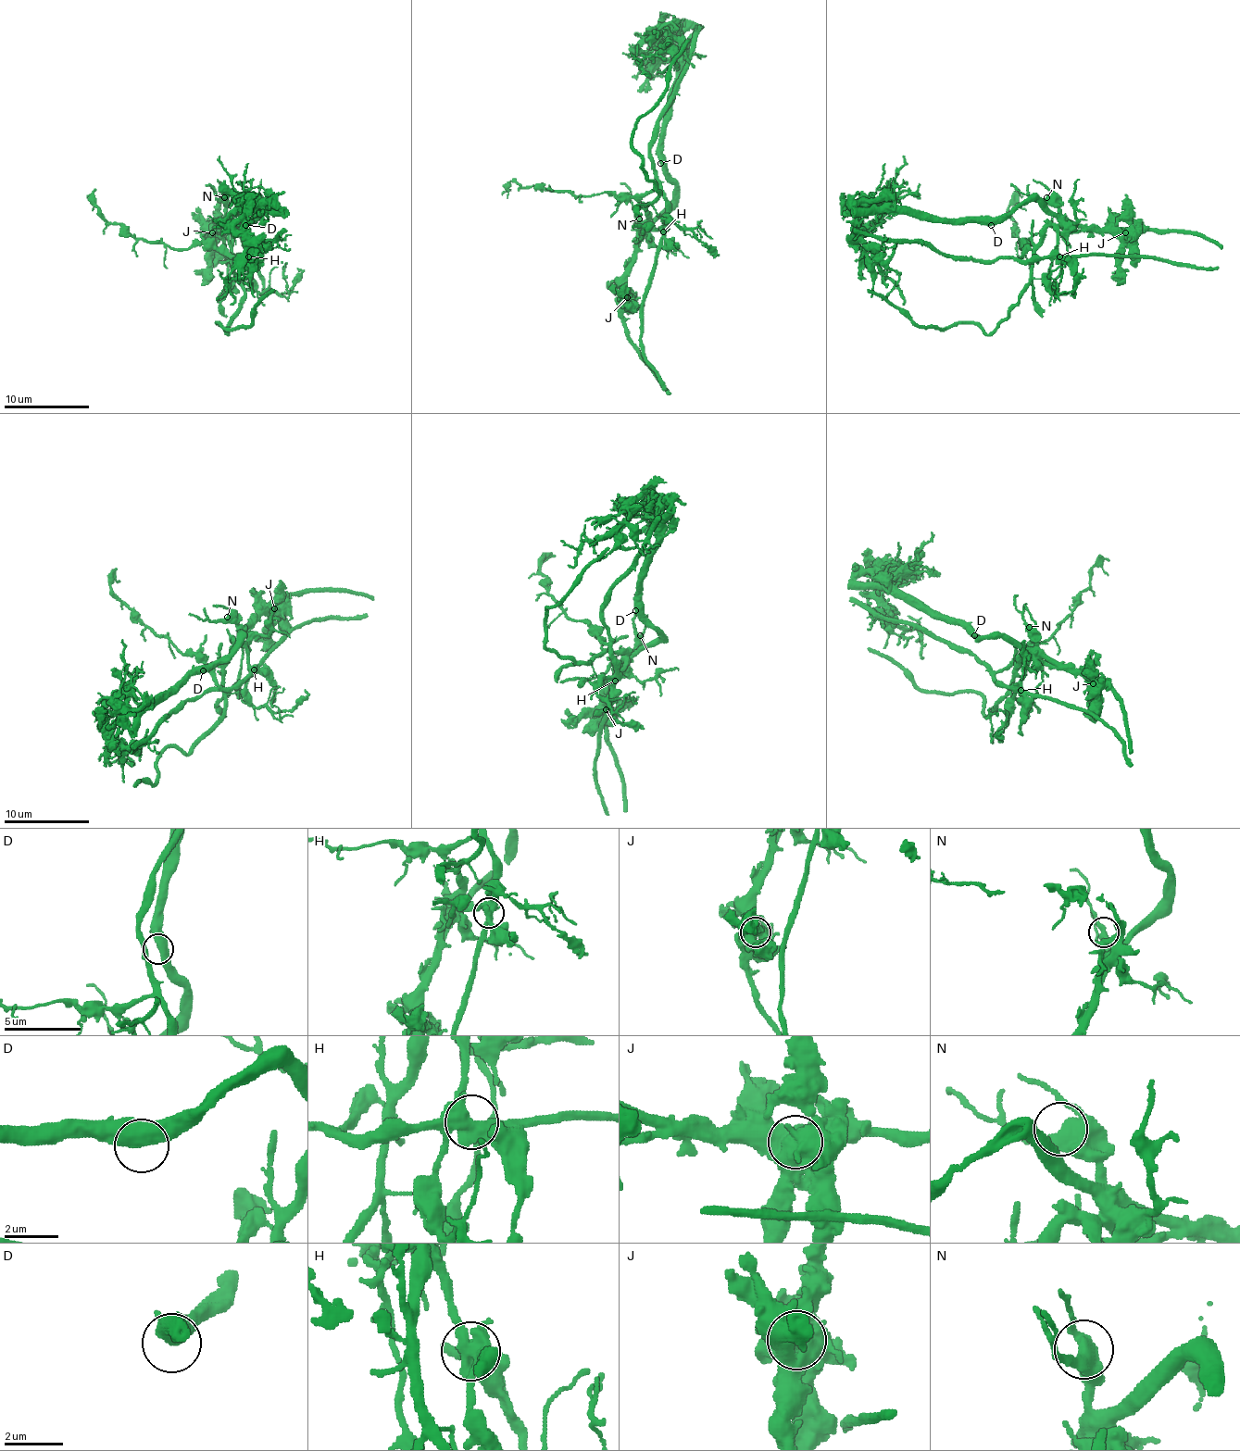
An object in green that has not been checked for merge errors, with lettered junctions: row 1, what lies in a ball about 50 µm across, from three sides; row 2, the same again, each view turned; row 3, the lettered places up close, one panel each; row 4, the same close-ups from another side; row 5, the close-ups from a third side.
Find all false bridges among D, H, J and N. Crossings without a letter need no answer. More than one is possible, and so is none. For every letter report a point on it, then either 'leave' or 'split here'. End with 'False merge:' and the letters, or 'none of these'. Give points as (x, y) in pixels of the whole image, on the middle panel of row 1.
D: at (660, 163); leave
H: at (663, 231); split here
J: at (627, 297); split here
N: at (639, 218); leave
False merge: H, J

